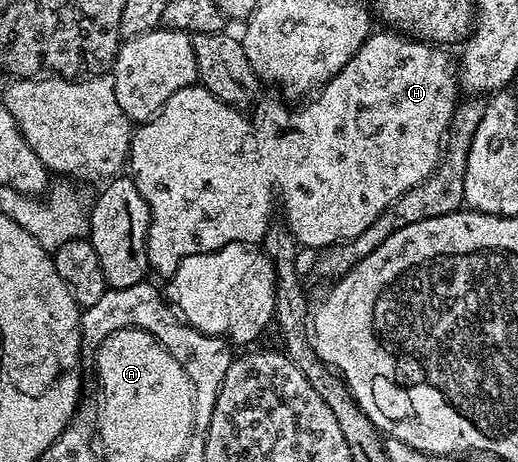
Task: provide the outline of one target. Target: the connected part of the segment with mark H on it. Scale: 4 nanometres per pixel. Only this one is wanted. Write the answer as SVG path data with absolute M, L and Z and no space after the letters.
M373 32L368 35L364 41L364 47L342 68L338 74L335 74L327 84L313 97L313 102L305 101L304 110L288 111L283 106L283 101L275 102L268 98L257 101L254 106L256 115L252 122L247 118L247 113L241 112L235 106L227 106L225 102L220 102L199 84L193 84L174 92L170 100L166 100L164 107L160 109L155 118L135 127L132 136L132 149L130 151L130 177L132 183L142 192L142 200L146 200L148 205L148 215L150 224L148 225L148 264L153 271L156 270L165 276L171 276L188 256L198 256L199 253L214 253L220 250L224 245L231 242L242 242L247 244L260 244L264 241L265 234L270 229L272 218L272 197L280 194L284 201L284 218L287 229L291 237L301 246L316 246L315 248L327 248L335 246L337 242L349 242L351 238L356 238L378 216L385 210L391 208L399 198L409 194L415 186L420 186L427 182L433 174L436 173L442 161L442 147L446 141L446 135L451 127L452 118L456 115L458 105L458 74L454 69L454 62L443 54L443 49L433 48L429 43L423 40L417 40L411 36L405 36L400 32L387 32L388 34L379 34Z

